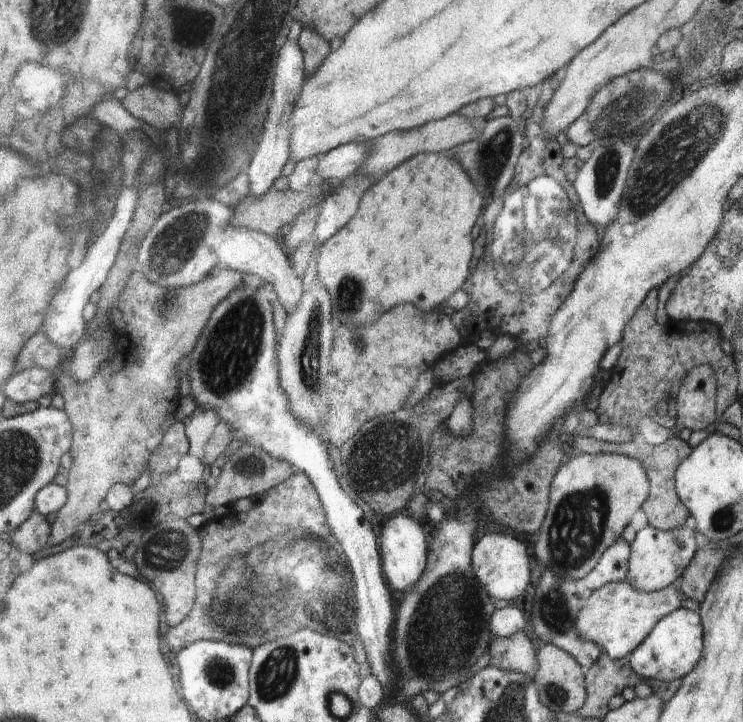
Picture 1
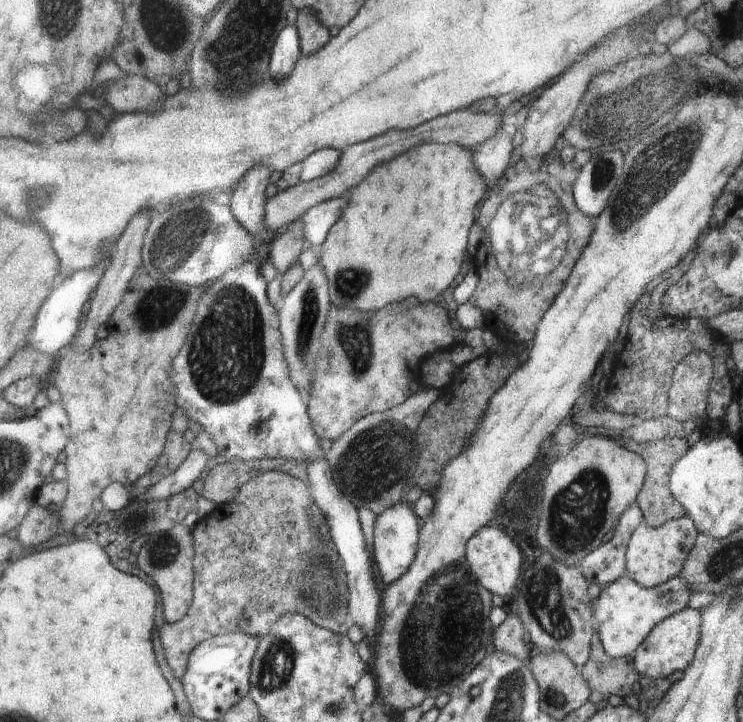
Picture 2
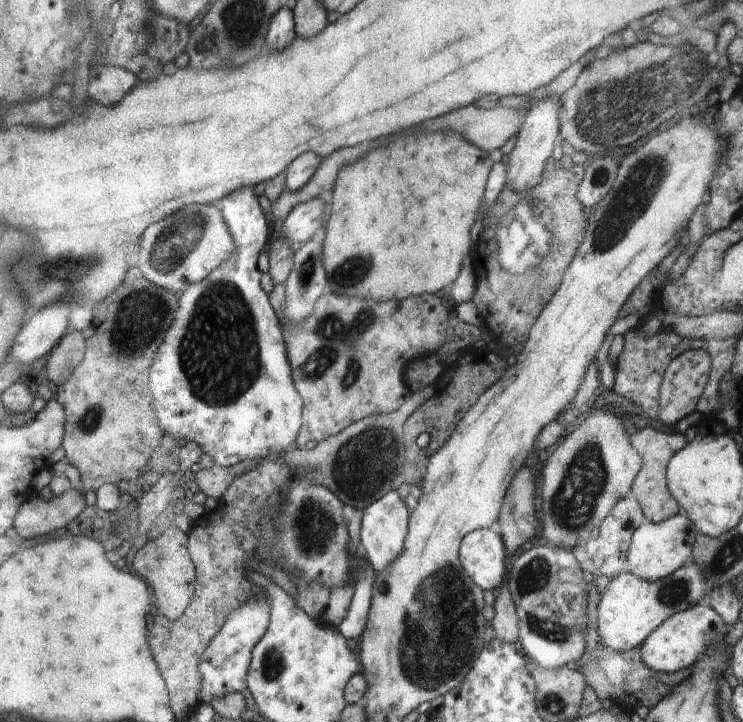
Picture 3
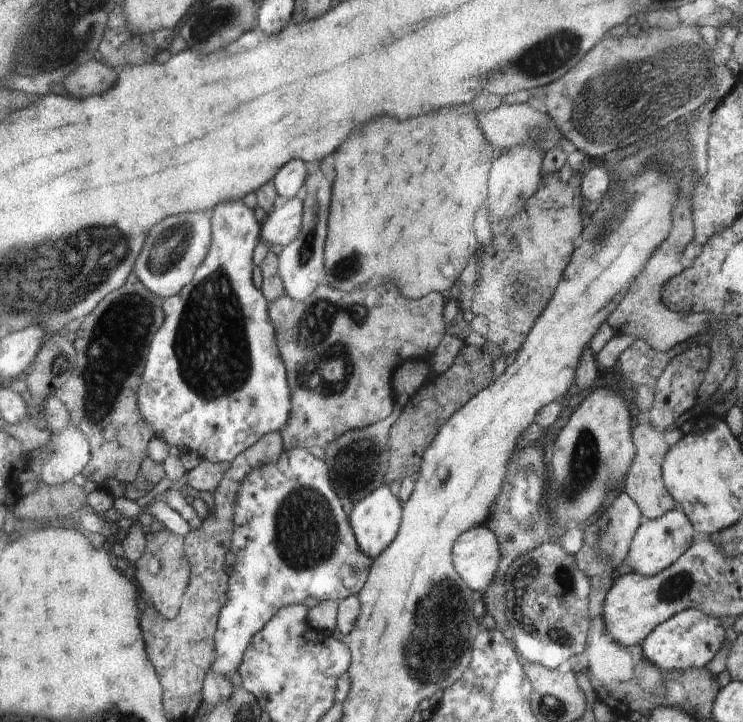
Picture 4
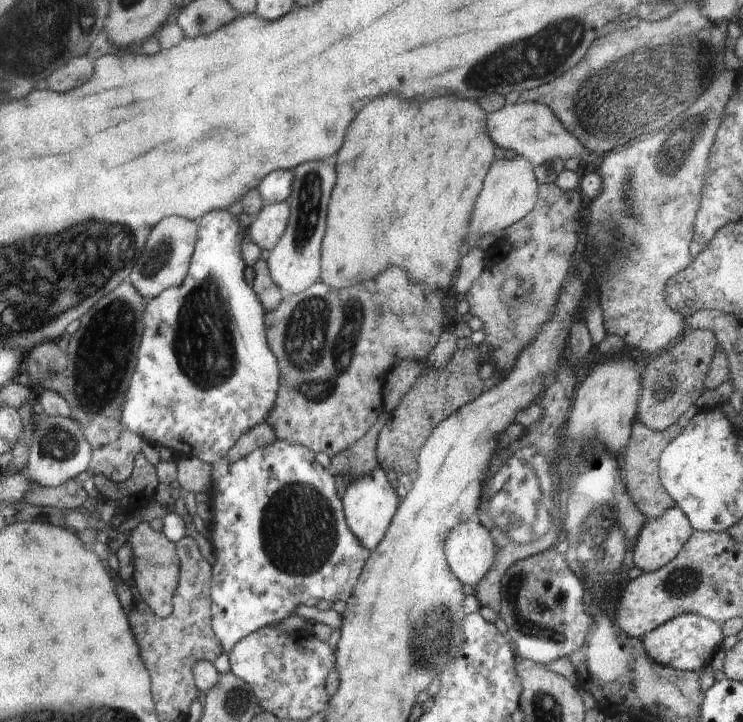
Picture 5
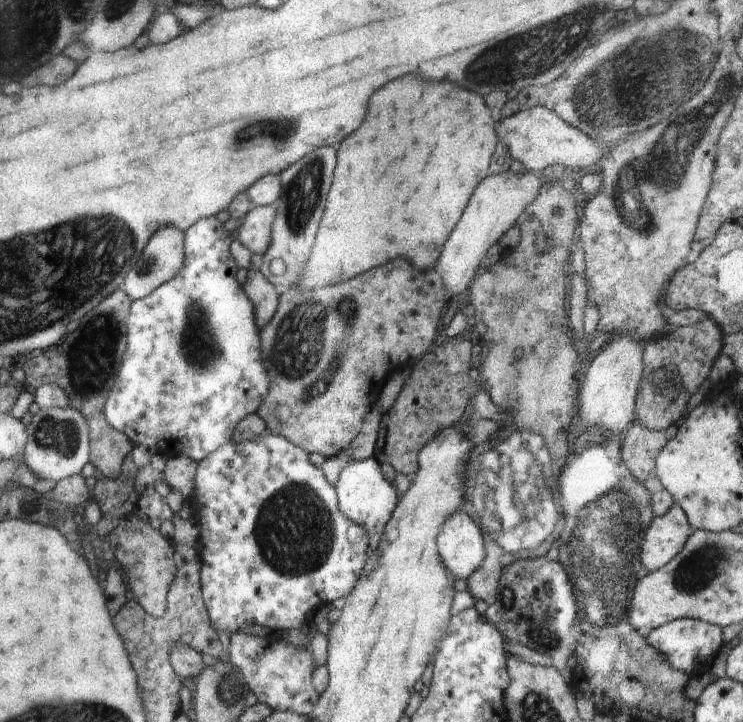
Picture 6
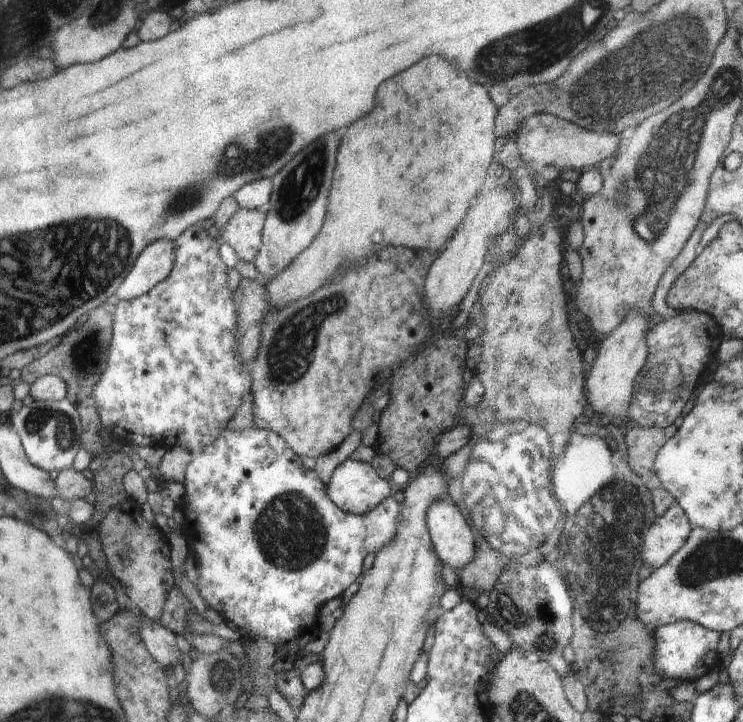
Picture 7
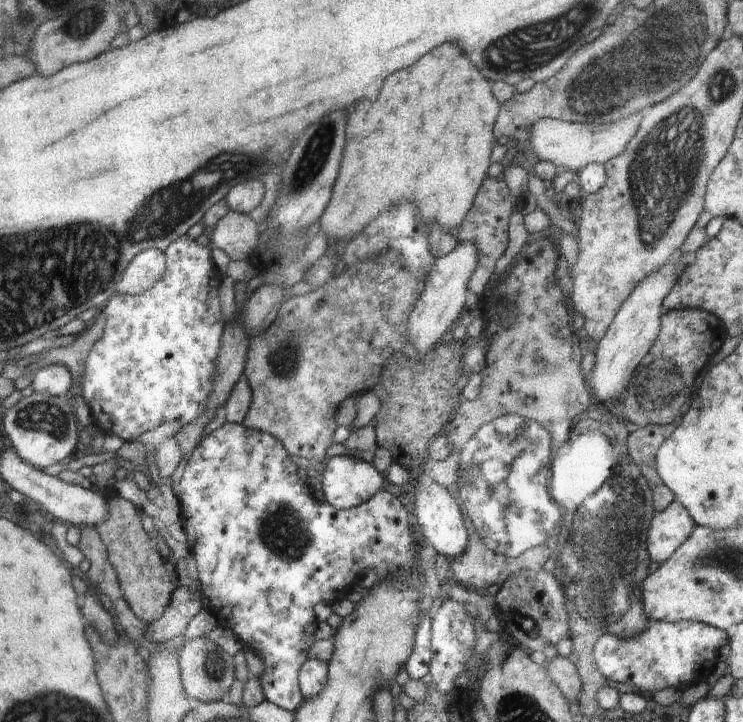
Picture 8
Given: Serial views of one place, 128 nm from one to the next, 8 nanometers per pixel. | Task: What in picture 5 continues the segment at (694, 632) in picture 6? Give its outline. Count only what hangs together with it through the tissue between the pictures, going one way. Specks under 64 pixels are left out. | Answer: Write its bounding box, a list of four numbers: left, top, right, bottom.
[641,613,722,672]

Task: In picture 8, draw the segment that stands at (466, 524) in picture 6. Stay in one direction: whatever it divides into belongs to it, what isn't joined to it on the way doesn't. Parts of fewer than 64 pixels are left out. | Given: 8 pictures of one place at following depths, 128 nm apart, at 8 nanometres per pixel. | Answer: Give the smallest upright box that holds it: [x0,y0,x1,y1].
[409,478,469,559]

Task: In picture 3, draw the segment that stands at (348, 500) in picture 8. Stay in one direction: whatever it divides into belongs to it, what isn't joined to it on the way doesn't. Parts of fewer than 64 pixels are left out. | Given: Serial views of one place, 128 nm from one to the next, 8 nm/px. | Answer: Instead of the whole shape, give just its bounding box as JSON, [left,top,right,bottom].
[360,491,410,572]

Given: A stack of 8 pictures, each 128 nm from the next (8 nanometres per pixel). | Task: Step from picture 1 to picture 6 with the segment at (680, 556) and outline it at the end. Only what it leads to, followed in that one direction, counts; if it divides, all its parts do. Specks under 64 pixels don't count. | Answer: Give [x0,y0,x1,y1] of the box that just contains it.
[642,504,694,572]

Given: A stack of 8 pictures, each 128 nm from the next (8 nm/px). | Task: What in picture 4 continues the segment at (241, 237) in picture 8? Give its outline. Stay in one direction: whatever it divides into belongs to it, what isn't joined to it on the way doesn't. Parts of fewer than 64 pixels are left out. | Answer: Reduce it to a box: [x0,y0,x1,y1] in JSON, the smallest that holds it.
[263,197,306,247]

